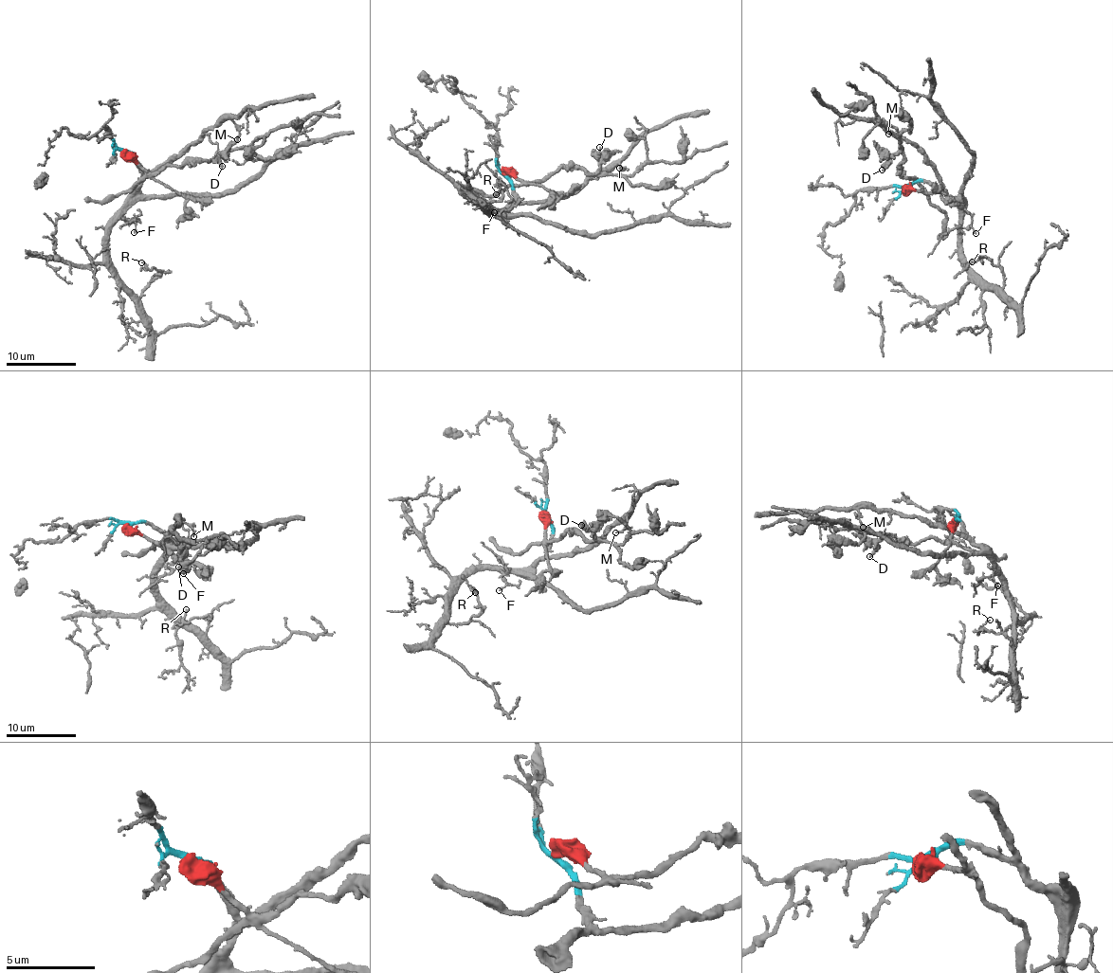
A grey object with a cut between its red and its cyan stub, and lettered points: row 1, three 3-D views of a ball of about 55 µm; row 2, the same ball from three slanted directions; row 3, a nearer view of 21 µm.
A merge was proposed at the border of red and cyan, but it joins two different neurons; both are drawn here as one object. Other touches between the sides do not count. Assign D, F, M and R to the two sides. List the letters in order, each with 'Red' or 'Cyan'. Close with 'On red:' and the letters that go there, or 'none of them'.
D: Red
F: Cyan
M: Cyan
R: Cyan
On red: D

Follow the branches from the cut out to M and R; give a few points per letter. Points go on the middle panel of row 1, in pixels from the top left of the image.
M: (503, 174), (512, 185), (512, 195), (530, 202), (573, 193), (594, 175), (615, 165), (623, 168), (619, 168)
R: (503, 174), (515, 202), (503, 208), (465, 189), (464, 195), (494, 216), (513, 205), (503, 185), (497, 194)

